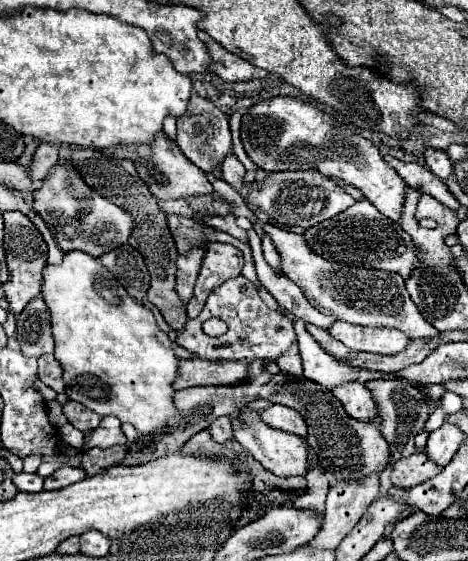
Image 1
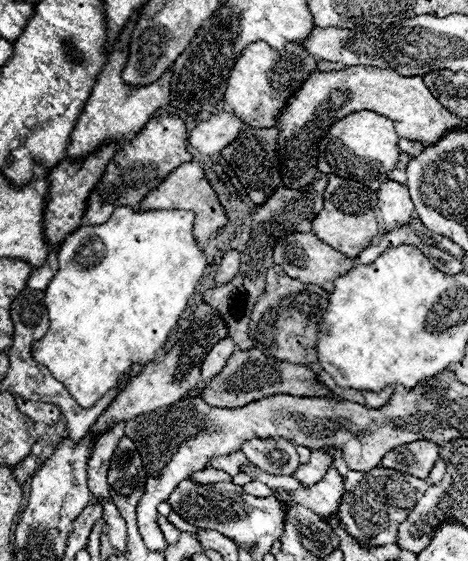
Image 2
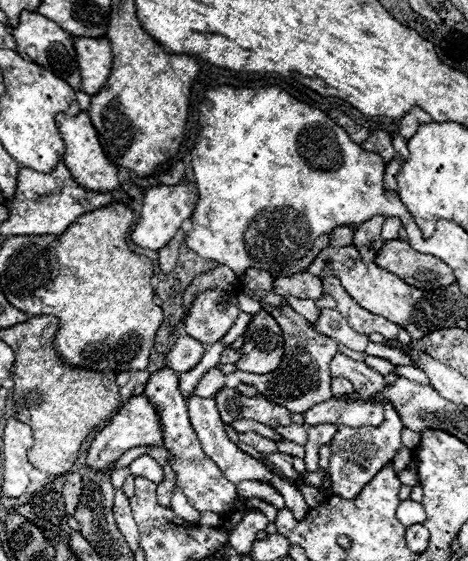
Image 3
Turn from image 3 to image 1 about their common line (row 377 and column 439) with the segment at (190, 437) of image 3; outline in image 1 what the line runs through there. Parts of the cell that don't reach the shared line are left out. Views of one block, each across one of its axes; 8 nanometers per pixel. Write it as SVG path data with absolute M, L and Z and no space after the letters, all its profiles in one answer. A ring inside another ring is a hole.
M426 150L426 154L424 154L424 158L426 158L426 166L438 176L438 178L448 178L450 174L452 174L452 162L448 160L448 156L446 156L446 152L442 152L442 150Z

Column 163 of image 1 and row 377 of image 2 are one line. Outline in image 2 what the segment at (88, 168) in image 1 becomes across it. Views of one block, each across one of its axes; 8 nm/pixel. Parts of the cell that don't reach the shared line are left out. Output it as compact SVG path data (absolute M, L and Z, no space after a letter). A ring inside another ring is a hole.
M250 348L246 352L234 352L228 364L222 368L222 372L206 380L204 386L198 390L200 390L200 398L206 404L218 406L218 408L238 408L242 404L254 402L258 398L264 398L276 392L288 392L294 396L332 396L326 388L322 388L322 384L316 380L316 374L308 370L306 366L270 358L262 354L262 350L258 348Z

